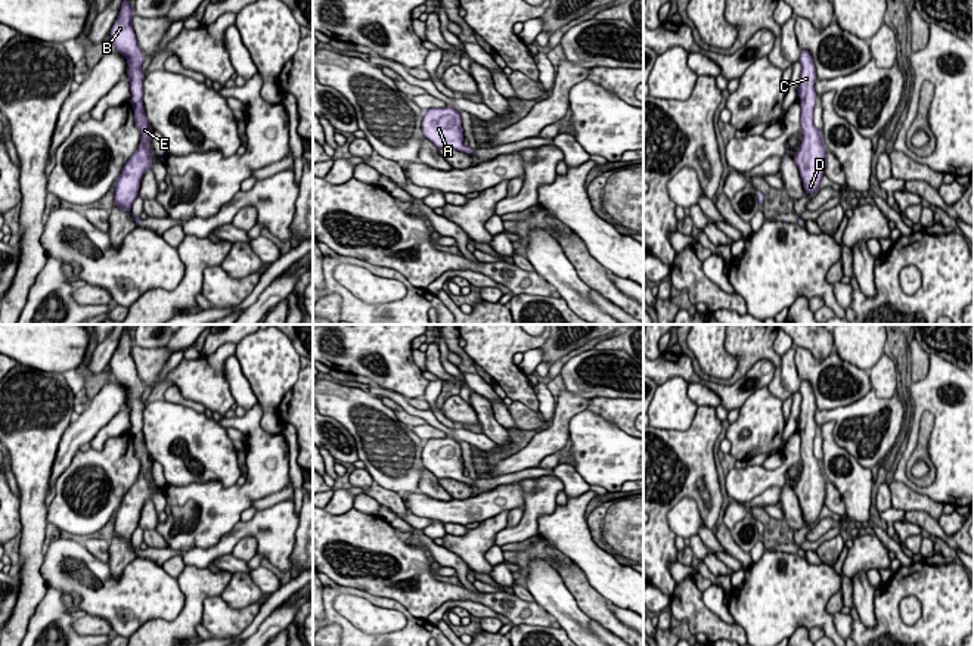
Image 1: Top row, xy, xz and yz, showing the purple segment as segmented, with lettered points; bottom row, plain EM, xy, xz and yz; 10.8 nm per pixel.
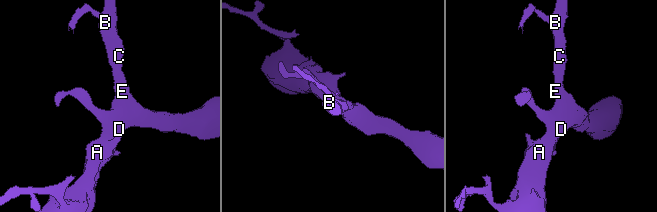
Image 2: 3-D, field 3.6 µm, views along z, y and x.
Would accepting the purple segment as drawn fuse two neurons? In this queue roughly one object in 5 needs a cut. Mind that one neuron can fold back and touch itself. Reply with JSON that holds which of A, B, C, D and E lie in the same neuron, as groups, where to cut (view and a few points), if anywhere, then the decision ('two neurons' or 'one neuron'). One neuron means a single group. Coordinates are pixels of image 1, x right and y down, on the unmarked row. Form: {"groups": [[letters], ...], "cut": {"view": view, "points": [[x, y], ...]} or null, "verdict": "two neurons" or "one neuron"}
{"groups": [["A", "B", "C", "D", "E"]], "cut": null, "verdict": "one neuron"}

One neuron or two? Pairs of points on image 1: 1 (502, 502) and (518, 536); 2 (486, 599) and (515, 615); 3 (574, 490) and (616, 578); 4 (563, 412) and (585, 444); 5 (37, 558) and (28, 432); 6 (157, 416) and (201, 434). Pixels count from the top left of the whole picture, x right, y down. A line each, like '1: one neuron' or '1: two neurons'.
1: two neurons
2: one neuron
3: two neurons
4: two neurons
5: one neuron
6: one neuron

